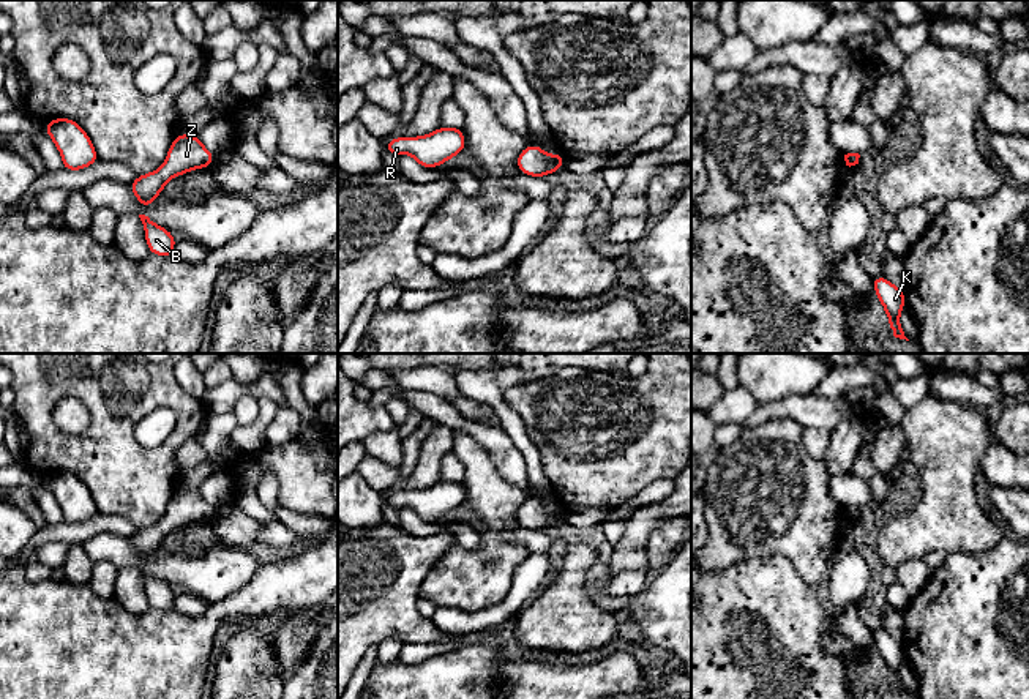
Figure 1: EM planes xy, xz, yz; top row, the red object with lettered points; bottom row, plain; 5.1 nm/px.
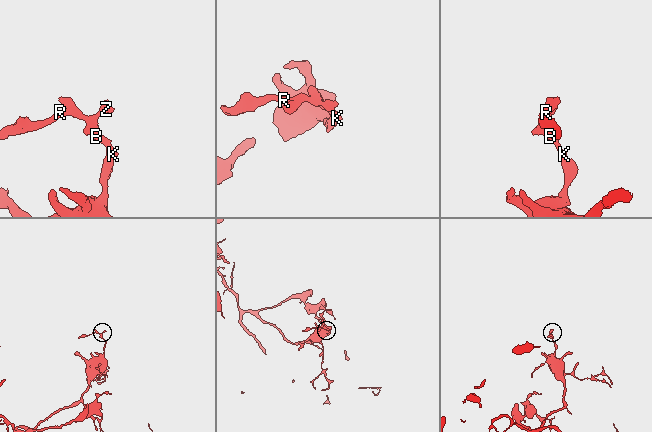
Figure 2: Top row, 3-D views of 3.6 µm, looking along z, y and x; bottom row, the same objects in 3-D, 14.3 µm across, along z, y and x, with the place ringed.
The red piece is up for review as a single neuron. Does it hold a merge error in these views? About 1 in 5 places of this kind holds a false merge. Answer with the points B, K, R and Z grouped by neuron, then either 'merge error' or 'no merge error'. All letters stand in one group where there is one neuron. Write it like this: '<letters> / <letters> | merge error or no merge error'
B K R Z | no merge error

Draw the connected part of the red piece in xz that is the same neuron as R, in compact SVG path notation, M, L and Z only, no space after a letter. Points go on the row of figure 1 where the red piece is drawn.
M439 128L434 133L421 137L395 137L387 145L385 151L399 155L412 155L420 166L432 169L462 153L466 137L459 128Z

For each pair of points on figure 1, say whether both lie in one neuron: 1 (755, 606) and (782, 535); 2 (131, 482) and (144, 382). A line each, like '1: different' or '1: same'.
1: different
2: same

